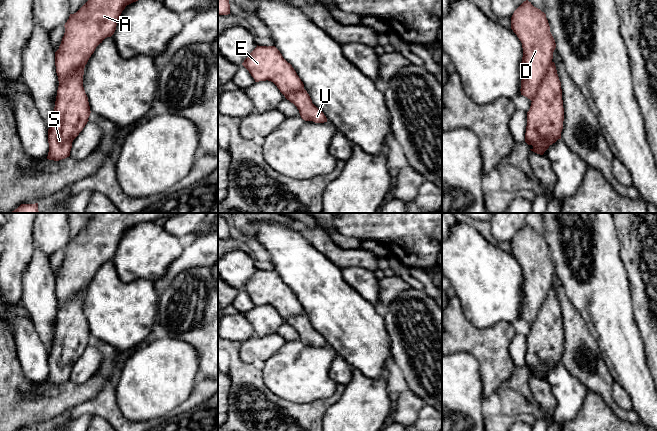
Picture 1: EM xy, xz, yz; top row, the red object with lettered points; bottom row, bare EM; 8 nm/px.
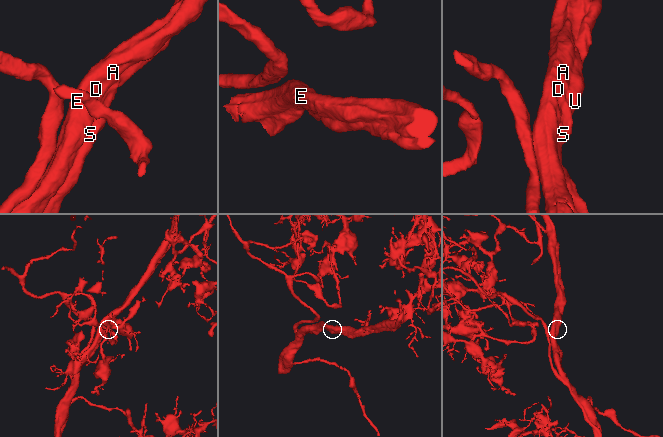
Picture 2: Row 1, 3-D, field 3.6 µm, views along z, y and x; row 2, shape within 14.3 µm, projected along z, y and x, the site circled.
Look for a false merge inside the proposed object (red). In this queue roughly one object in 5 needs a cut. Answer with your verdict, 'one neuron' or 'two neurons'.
one neuron

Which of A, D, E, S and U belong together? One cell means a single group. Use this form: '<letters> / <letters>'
A D E S U

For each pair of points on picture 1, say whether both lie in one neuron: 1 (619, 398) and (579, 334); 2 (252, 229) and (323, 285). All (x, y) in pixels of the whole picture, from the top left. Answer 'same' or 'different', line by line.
1: different
2: different

